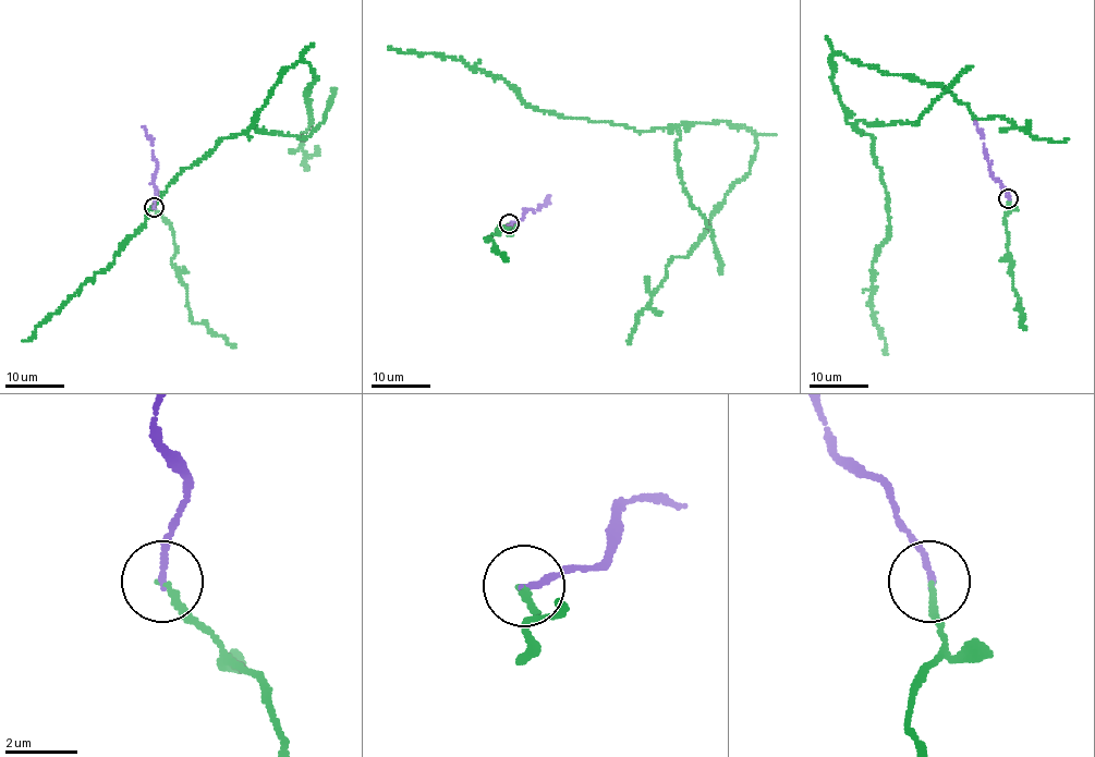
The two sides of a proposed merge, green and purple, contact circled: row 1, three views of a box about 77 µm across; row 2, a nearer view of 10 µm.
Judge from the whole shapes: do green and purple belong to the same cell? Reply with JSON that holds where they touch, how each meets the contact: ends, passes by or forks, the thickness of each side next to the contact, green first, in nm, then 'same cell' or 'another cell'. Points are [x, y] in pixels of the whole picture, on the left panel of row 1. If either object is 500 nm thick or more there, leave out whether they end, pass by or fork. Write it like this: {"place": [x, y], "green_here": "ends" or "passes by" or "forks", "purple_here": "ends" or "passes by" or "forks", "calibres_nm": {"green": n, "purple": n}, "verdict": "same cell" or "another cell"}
{"place": [154, 207], "green_here": "ends", "purple_here": "ends", "calibres_nm": {"green": 160, "purple": 160}, "verdict": "same cell"}

